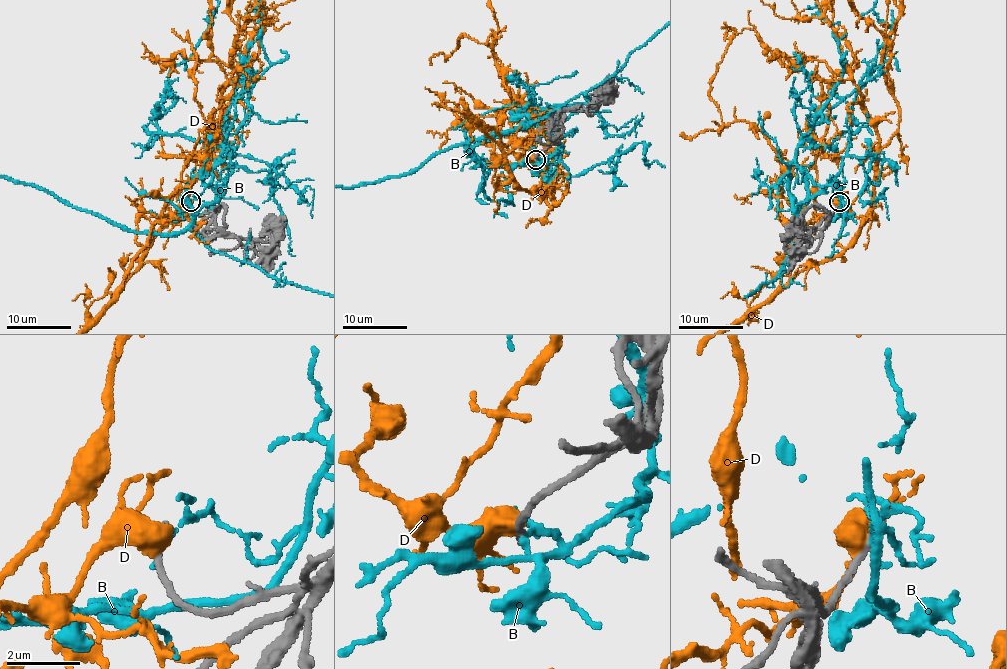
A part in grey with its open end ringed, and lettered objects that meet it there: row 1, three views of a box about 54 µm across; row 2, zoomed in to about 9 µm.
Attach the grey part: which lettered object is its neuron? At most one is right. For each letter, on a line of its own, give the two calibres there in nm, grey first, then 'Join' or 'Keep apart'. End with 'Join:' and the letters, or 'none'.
B: Thickness 240 nm (grey) against 120 nm. Keep apart
D: Thickness 240 nm (grey) against 650 nm. Keep apart
Join: none

